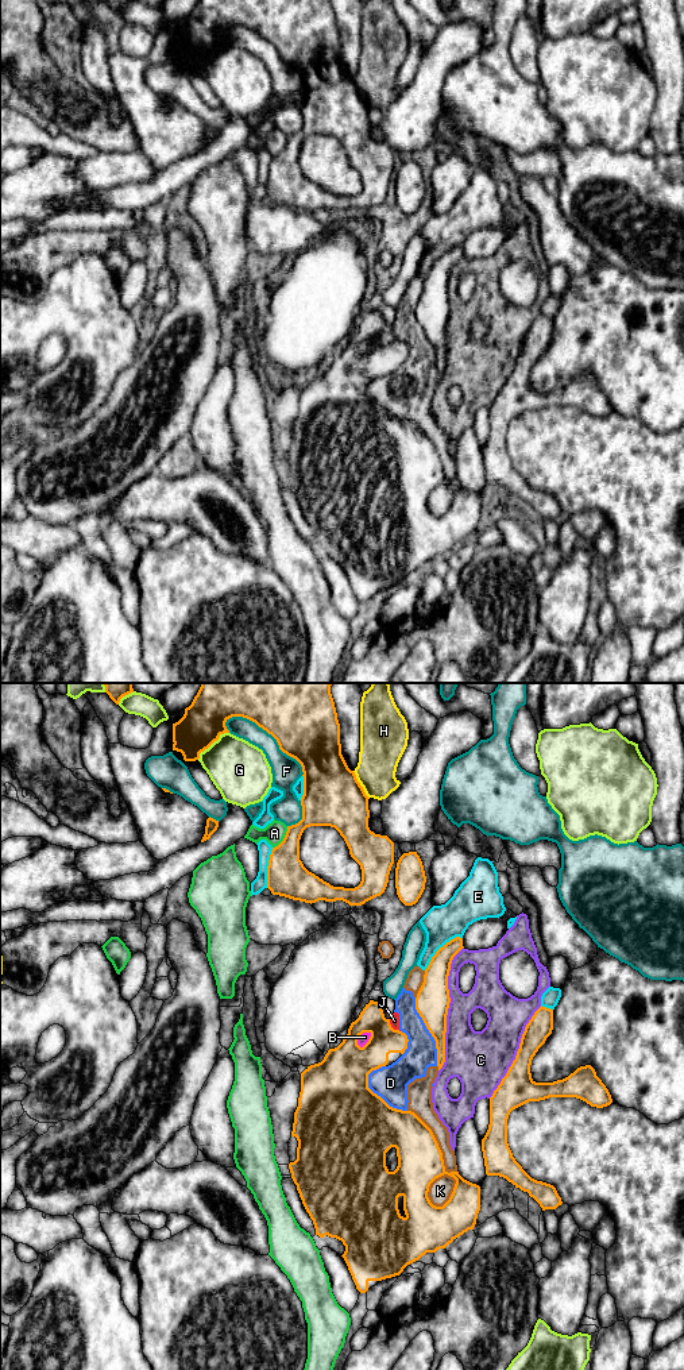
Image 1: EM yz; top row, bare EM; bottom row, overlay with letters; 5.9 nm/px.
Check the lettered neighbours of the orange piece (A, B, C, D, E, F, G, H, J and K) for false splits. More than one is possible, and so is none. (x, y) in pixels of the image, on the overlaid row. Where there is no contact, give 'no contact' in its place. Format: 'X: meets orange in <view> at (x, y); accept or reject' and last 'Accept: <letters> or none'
A: meets orange in yz at (283, 838); reject
B: meets orange in yz at (368, 1039); reject
C: meets orange in yz at (448, 1007); reject
D: meets orange in yz at (429, 1031); reject
E: meets orange in yz at (440, 948); reject
F: meets orange in yz at (270, 733); reject
G: meets orange in yz at (211, 744); reject
H: meets orange in yz at (359, 784); reject
J: meets orange in yz at (391, 1027); reject
K: meets orange in yz at (441, 1157); reject
Accept: none

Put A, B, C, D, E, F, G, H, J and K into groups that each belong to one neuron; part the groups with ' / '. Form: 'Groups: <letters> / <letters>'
Groups: A / B D H J K / C / E / F / G

